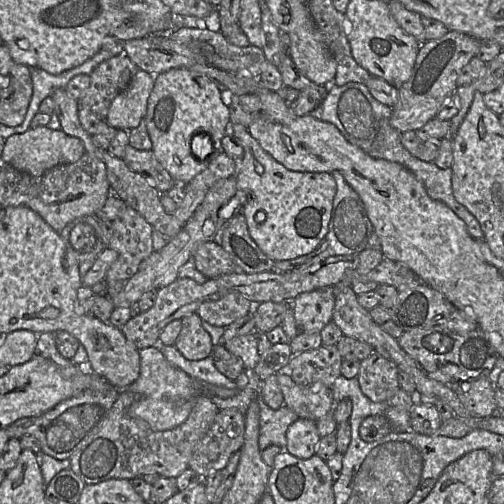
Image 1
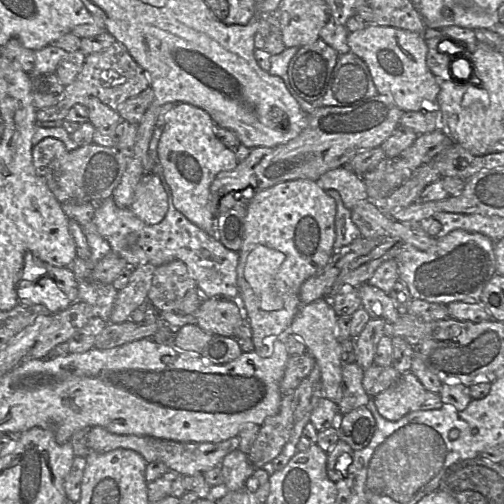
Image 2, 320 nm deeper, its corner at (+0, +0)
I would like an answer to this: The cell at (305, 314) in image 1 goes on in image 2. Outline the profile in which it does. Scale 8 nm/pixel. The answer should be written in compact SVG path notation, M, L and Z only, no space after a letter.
M461 229L437 237L437 243L428 251L422 251L407 243L400 243L389 251L389 259L395 259L398 265L399 279L410 290L414 299L447 305L451 302L480 301L482 290L489 279L496 274L495 243L481 233L471 233Z

